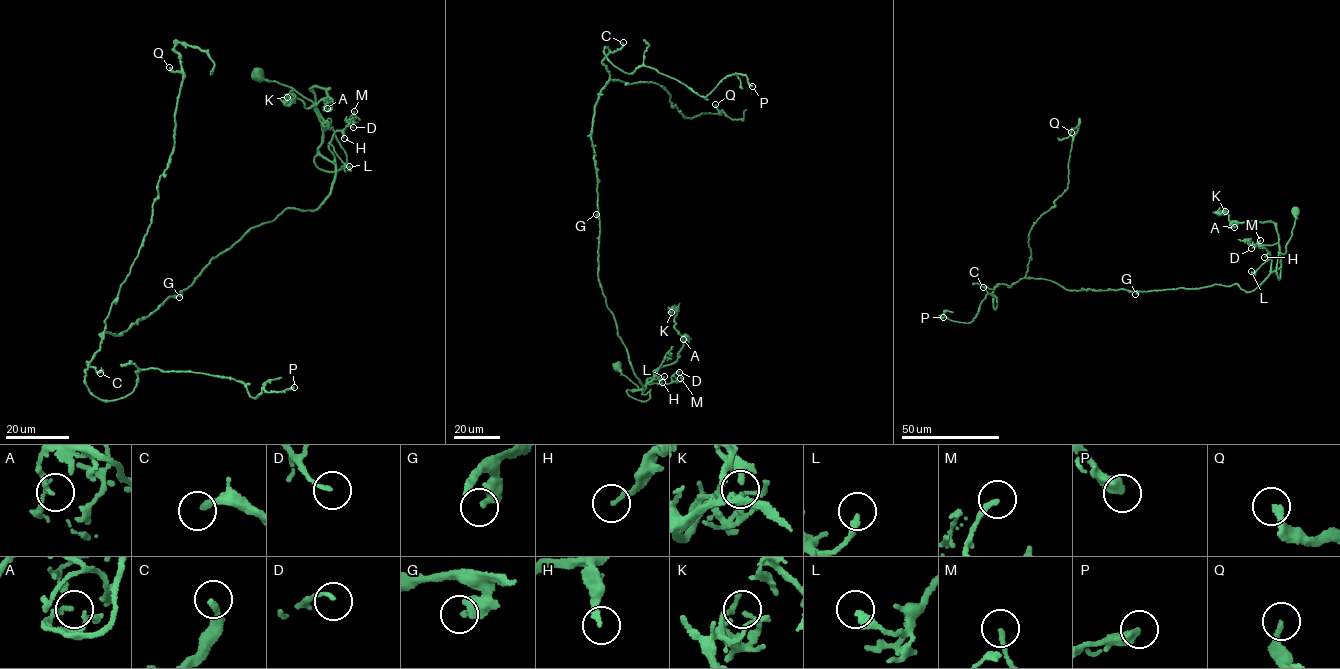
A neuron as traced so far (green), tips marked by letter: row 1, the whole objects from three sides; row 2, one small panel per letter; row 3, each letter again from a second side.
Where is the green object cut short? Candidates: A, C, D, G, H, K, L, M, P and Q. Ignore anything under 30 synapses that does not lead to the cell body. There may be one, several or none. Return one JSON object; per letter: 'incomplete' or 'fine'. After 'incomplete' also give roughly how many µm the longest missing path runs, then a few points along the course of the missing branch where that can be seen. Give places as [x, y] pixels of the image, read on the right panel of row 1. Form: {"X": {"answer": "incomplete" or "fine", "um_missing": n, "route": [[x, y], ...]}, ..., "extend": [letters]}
{"A": {"answer": "fine"}, "C": {"answer": "fine"}, "D": {"answer": "fine"}, "G": {"answer": "fine"}, "H": {"answer": "fine"}, "K": {"answer": "fine"}, "L": {"answer": "fine"}, "M": {"answer": "fine"}, "P": {"answer": "fine"}, "Q": {"answer": "fine"}, "extend": []}

